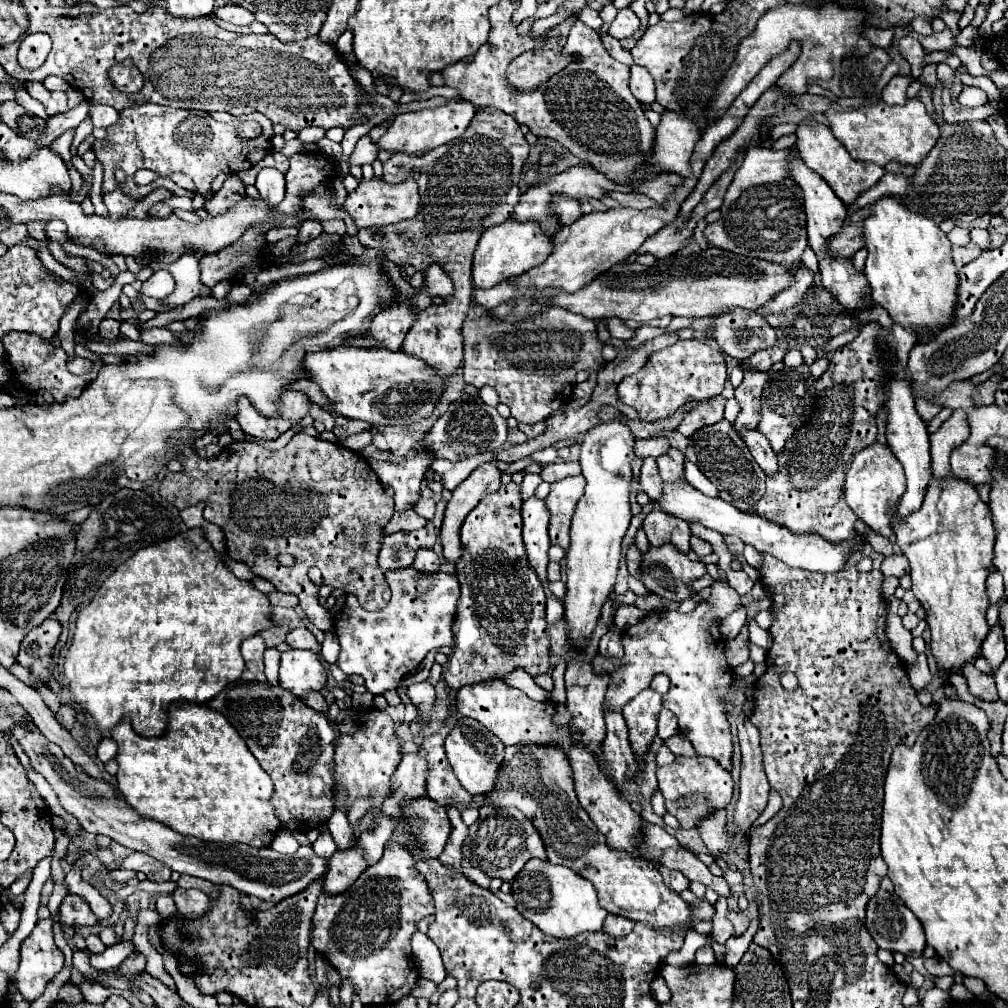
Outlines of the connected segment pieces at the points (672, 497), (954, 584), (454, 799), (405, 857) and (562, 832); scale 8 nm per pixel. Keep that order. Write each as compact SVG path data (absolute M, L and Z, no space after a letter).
M678 480L678 482L662 482L664 490L662 496L656 500L656 504L676 516L682 518L686 522L696 522L702 524L710 530L716 530L720 534L734 534L738 536L744 544L752 544L758 552L768 552L774 558L782 560L788 566L794 568L804 568L804 570L812 570L812 572L836 572L844 568L846 556L854 550L860 548L862 538L856 538L852 542L844 542L844 544L830 544L824 538L816 536L816 534L792 534L790 530L786 530L784 526L778 526L774 522L768 522L756 514L744 514L740 512L734 504L722 500L722 498L708 498L704 496L700 490L696 490L690 482L686 480Z
M930 476L930 484L920 510L908 514L908 518L898 516L898 506L890 510L890 526L894 528L896 542L900 544L904 556L910 560L912 592L926 610L926 622L932 632L932 654L938 666L946 672L960 672L966 662L972 662L980 652L984 638L990 632L986 624L988 596L986 596L986 576L994 570L992 548L994 548L994 526L990 518L990 508L980 500L976 488L956 476Z
M458 712L448 716L446 724L434 736L430 736L422 742L422 748L424 748L428 764L430 764L430 772L428 772L428 780L426 780L428 796L434 798L436 802L440 802L442 806L450 806L450 804L466 806L472 800L472 796L462 788L462 784L456 782L454 770L444 754L444 736L448 734L448 730L454 728L458 718L460 718Z
M390 840L384 848L382 860L376 866L364 870L350 890L340 896L320 894L316 914L312 918L312 946L338 970L342 984L346 980L352 982L352 988L358 992L358 998L364 1004L396 1004L402 996L410 994L410 988L418 980L418 970L410 950L410 936L416 932L416 922L424 916L430 916L432 912L432 896L424 878L420 878L420 874L414 870L412 854L402 844Z
M535 744L514 745L520 746L518 752L512 748L512 756L504 758L500 770L498 770L498 780L496 780L496 790L484 794L484 804L490 806L500 806L500 808L518 808L528 820L534 820L534 826L546 846L546 854L548 854L548 862L552 864L562 864L572 868L576 874L580 874L582 878L590 880L596 886L598 898L600 902L604 902L602 906L612 912L612 914L620 914L626 916L634 922L646 922L654 928L676 928L680 924L684 924L690 916L690 904L686 904L678 894L674 894L672 890L668 890L668 886L664 884L658 868L644 860L644 858L636 858L630 852L620 852L608 846L604 834L600 834L600 830L596 830L594 822L590 820L590 816L580 808L580 802L576 798L574 792L574 782L572 782L572 770L570 764L566 760L566 756L562 754L562 750L554 748L554 746L538 746Z

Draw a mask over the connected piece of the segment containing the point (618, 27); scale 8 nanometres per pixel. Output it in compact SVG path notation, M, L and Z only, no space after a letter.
M622 8L622 10L618 10L616 20L610 24L608 34L614 36L614 38L618 38L618 40L622 40L622 38L632 36L638 30L638 26L640 26L638 16L630 8Z

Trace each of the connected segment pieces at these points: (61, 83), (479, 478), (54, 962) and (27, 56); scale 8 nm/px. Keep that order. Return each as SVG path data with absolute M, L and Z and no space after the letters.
M54 75L48 76L43 84L50 91L66 91L70 87L63 78Z
M496 458L478 466L454 492L448 500L444 522L440 530L440 542L444 546L444 558L448 562L456 562L462 554L460 548L460 526L472 506L480 502L486 494L492 494L500 488L500 470L496 466Z
M48 918L38 920L32 934L22 942L16 988L28 1002L42 996L46 984L62 970L64 954L56 948L52 936L52 918Z
M36 32L36 34L28 34L18 50L18 64L26 70L36 70L44 64L48 52L50 52L52 40L48 38L48 34L44 32Z

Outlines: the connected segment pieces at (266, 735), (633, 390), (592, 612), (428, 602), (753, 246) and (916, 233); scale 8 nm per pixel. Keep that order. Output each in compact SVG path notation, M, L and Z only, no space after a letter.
M250 636L242 642L242 656L246 668L242 676L224 688L208 702L208 708L226 716L238 730L254 758L274 780L272 806L282 828L290 832L308 832L328 822L334 812L332 804L332 774L334 774L334 742L336 728L328 718L302 700L292 698L288 690L272 686L264 676L262 654L266 644L262 636Z
M692 338L678 340L676 344L650 354L642 370L624 378L618 384L618 398L622 404L632 406L640 414L640 420L656 422L668 418L686 402L712 398L720 394L724 390L724 384L726 384L724 354Z
M614 418L590 428L580 444L578 462L582 466L582 476L586 478L586 488L572 516L570 550L566 554L568 590L564 598L564 616L572 628L570 638L580 646L584 646L590 638L596 620L600 618L600 608L616 582L622 538L632 520L630 482L634 478L632 462L636 460L634 440L636 438L628 424L624 424L622 418Z
M408 566L404 570L388 570L384 576L392 590L392 600L384 610L368 612L354 594L348 594L342 614L334 622L334 632L340 642L338 668L346 676L362 676L372 694L398 688L400 680L418 668L430 650L454 644L452 620L460 596L456 574L418 574L414 566Z
M748 146L744 162L726 190L720 212L720 220L704 228L704 238L710 246L784 266L800 262L802 252L808 248L802 190L786 170L784 150Z
M882 196L868 206L870 214L864 218L864 242L868 250L864 276L872 288L872 298L886 308L890 318L928 340L940 328L950 326L956 304L958 270L952 262L950 240L940 226L908 208L896 196Z

